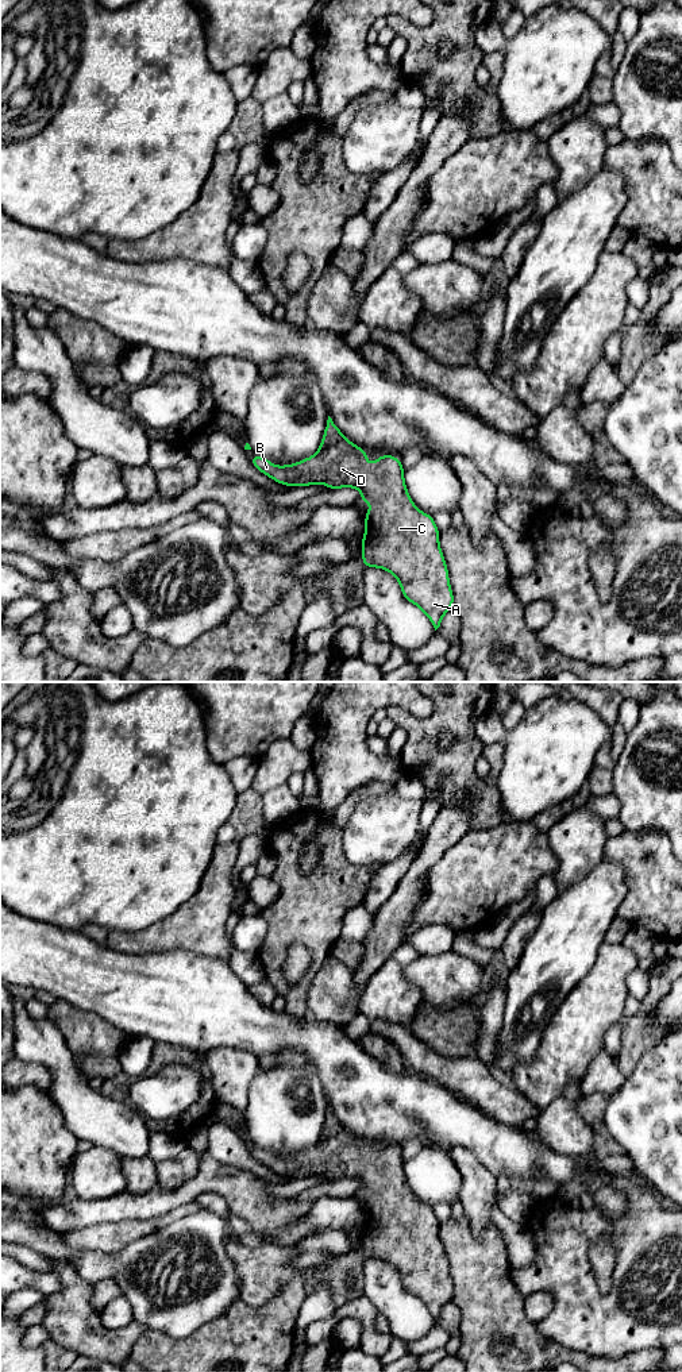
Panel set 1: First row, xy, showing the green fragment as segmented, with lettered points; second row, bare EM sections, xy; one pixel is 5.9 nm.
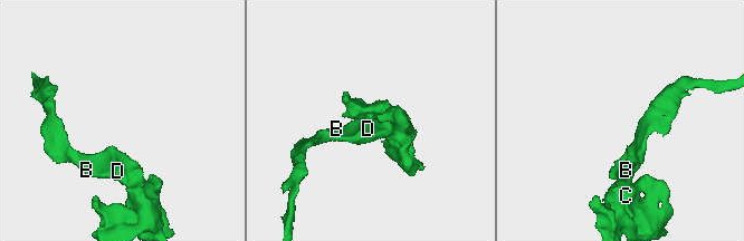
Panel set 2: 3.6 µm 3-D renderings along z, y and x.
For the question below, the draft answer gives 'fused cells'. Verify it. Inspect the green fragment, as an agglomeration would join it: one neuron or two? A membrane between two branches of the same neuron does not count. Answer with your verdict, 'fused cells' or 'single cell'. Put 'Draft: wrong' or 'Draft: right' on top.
Draft: wrong
single cell

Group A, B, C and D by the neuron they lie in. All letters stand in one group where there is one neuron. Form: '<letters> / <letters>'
A B C D

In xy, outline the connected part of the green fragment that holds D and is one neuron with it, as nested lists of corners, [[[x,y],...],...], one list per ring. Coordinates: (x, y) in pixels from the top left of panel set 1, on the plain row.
[[[328,1107],[319,1142],[301,1153],[289,1157],[274,1157],[254,1144],[250,1153],[261,1164],[276,1173],[288,1178],[308,1178],[325,1175],[327,1180],[359,1179],[358,1194],[367,1195],[370,1187],[371,1202],[365,1205],[366,1222],[362,1232],[362,1253],[365,1259],[381,1259],[392,1264],[406,1292],[417,1296],[431,1311],[435,1322],[443,1307],[452,1299],[454,1287],[448,1273],[448,1261],[439,1238],[439,1221],[432,1207],[420,1203],[412,1194],[404,1172],[402,1152],[384,1145],[366,1159],[367,1144],[354,1137]]]

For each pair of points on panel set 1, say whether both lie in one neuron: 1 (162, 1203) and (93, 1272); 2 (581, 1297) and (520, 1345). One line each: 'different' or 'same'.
1: different
2: different

